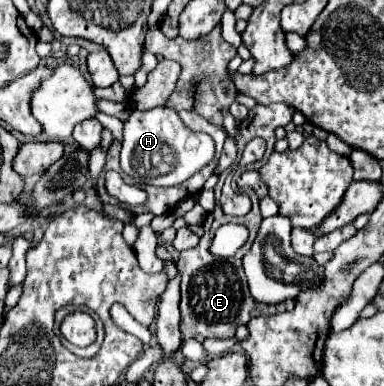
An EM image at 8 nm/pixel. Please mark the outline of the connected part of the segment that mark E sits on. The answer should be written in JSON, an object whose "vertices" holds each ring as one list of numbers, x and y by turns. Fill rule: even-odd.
{"vertices":[[228,169,222,172,214,188,215,209,209,215,211,219,205,221,205,233,203,233,199,245,193,247,193,249,183,251,179,255,179,261,177,261,177,269,181,273,181,337,183,339,193,339,195,333,199,333,203,337,223,337,223,339,225,337,233,337,235,329,239,325,247,323,249,319,259,317,259,315,273,315,273,313,279,313,279,311,289,311,295,305,293,299,287,299,287,301,283,301,279,305,263,305,263,303,253,301,249,291,247,291,241,257,249,251,253,239,257,237,257,231,259,231,259,225,261,225,263,217,259,213,259,197,255,193,253,193,253,209,245,217,229,217,219,209,223,181,229,172],[223,223,241,223,251,231,249,241,239,249,239,253,235,257,217,257,217,255,213,255,209,251,213,235,215,235,217,227,223,225]]}

